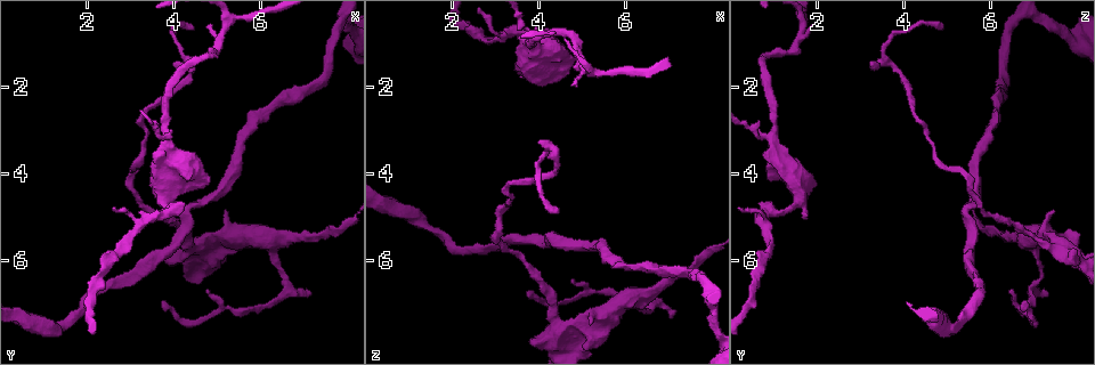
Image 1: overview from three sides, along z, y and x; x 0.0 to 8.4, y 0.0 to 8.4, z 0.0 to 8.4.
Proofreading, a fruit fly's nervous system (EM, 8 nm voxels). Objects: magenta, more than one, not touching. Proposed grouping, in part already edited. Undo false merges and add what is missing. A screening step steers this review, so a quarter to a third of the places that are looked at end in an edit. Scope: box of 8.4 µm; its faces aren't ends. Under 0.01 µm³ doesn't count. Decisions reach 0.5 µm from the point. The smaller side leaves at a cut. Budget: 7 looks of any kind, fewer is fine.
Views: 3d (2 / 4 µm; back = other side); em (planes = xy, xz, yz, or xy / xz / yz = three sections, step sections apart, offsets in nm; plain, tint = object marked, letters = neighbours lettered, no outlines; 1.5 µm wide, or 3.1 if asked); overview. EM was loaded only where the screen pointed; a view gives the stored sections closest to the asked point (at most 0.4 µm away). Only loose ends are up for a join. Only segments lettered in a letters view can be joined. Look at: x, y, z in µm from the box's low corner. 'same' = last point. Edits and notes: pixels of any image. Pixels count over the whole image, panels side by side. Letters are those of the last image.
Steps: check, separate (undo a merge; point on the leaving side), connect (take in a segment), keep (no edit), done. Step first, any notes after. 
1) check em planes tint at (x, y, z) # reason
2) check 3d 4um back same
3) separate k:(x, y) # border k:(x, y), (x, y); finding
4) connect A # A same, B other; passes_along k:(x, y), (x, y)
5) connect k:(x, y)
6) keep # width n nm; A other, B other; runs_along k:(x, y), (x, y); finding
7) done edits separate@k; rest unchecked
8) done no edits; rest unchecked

check 3d 2um at (4.75, 1.35, 0.85)

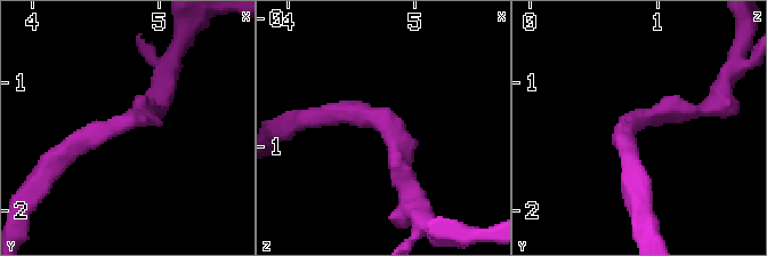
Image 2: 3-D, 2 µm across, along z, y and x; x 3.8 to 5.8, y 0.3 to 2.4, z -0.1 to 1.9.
check em planes letters at (4.74, 1.34, 0.78)

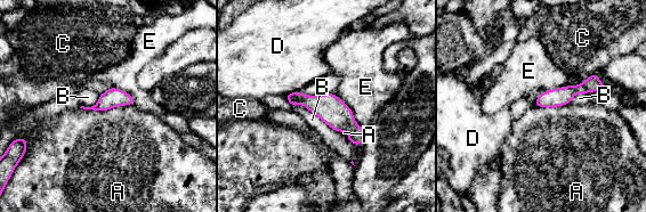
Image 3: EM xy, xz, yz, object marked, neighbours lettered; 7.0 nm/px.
keep # A other, B other, C other, D other, E other; border 3:(134, 104), (104, 111), (80, 108); continuous, no second cell

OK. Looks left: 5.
check em xz step 8 letters at (4.30, 4.85, 5.40) # sharp bend

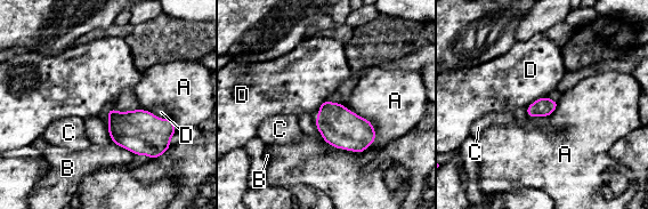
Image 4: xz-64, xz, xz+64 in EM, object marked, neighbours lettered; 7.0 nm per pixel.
keep # A other, B other, C other, D other; border 4:(375, 129), (362, 152), (321, 137); one cell here

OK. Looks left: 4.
check 3d 2um at (7.10, 6.75, 7.30) # an open end

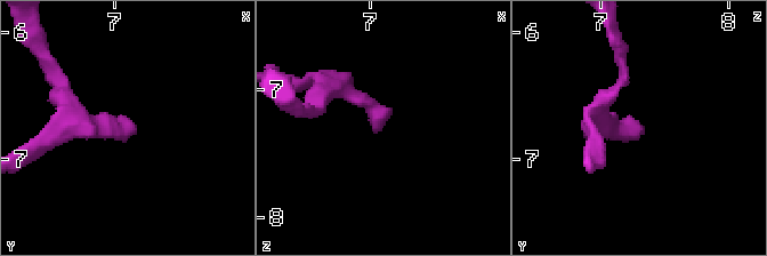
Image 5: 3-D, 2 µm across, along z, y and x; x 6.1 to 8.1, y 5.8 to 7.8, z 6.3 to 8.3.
check em planes tint at (7.06, 6.80, 7.32) # need the tissue

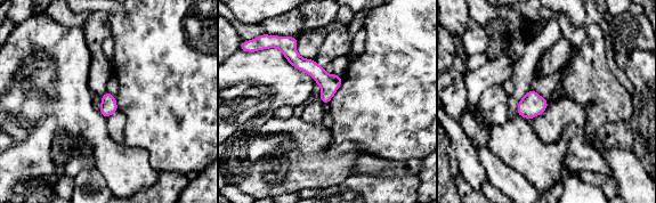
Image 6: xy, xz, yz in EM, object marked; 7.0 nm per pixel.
check em planes letters same # see the neighbours

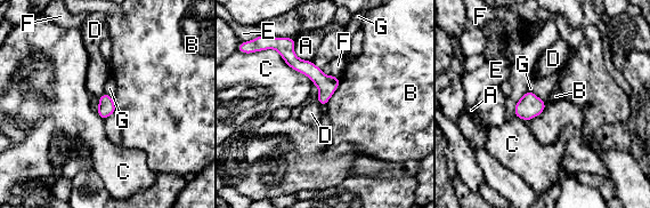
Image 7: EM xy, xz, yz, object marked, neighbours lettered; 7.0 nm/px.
keep # A other, B other, C other, D other, E other, F other, G other; border 7:(340, 78), (338, 88), (324, 106); no lettered segment goes on from it

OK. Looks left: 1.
done no edits; rest unchecked

